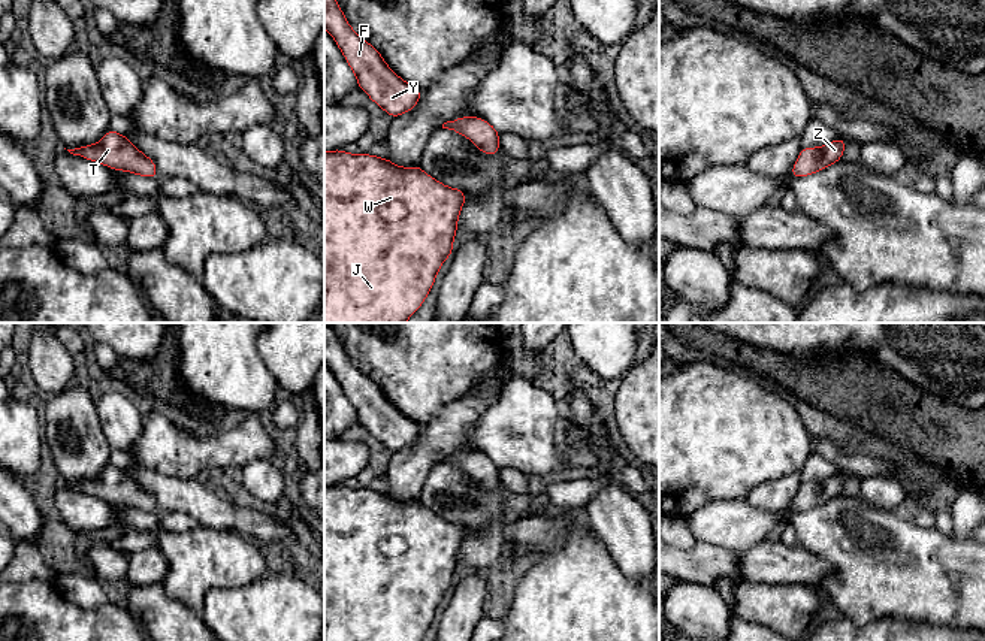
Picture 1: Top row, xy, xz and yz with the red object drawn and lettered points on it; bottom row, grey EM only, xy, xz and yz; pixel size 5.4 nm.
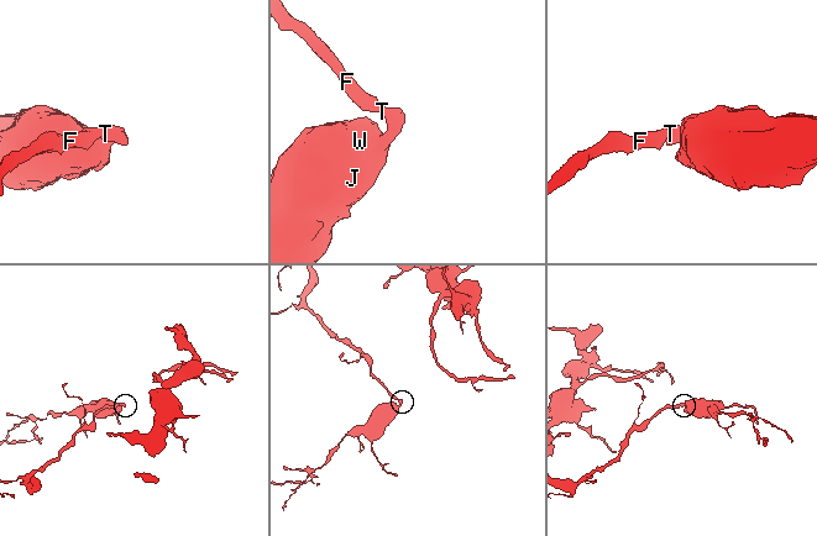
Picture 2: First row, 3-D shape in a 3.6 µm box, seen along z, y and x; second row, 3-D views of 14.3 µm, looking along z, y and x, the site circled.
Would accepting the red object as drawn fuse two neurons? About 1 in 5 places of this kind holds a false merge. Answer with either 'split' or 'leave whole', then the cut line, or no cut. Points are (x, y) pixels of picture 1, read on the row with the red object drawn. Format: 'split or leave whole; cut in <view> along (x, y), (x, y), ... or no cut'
leave whole; no cut

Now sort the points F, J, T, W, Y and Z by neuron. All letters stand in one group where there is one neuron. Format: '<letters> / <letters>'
F J T W Y Z

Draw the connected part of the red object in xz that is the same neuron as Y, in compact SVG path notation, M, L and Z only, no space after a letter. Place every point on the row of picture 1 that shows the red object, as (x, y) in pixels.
M324 0L324 28L332 34L357 78L357 87L392 118L411 109L422 90L401 79L381 54L347 22L336 0Z

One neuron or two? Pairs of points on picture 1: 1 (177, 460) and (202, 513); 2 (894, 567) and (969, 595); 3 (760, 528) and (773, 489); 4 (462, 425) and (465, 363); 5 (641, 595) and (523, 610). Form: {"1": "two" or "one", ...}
{"1": "two", "2": "one", "3": "two", "4": "two", "5": "one"}

